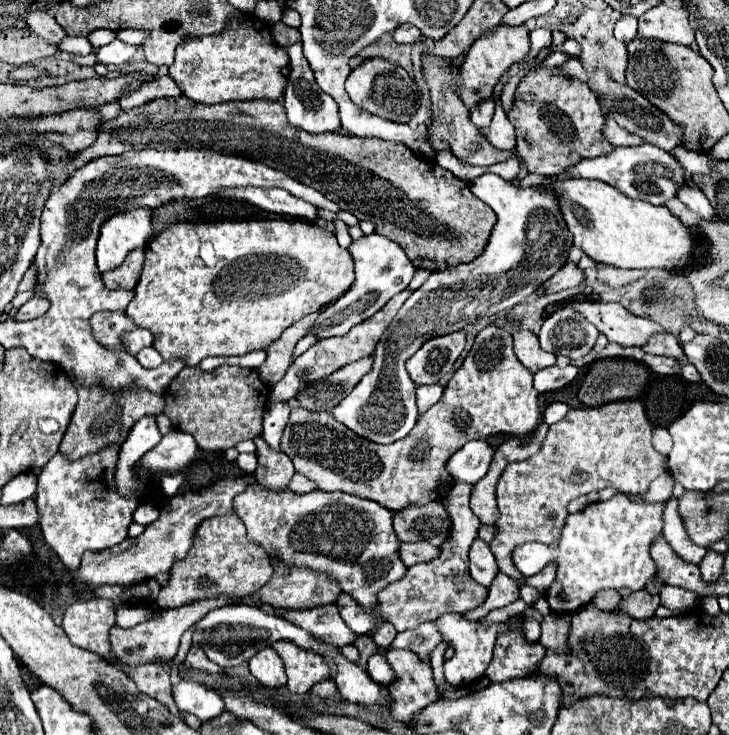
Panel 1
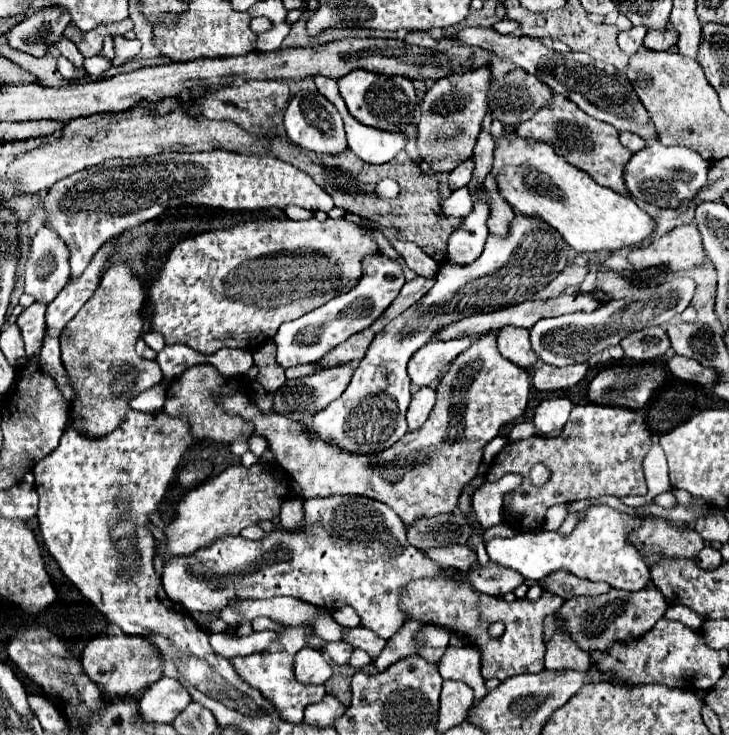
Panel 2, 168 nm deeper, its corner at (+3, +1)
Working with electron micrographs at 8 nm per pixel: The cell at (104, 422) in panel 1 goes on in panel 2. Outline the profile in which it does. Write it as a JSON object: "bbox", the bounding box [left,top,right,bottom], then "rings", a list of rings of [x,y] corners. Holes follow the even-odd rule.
{"bbox":[61,263,163,437],"rings":[[[113,263],[105,271],[97,291],[61,333],[63,365],[77,393],[69,427],[83,435],[101,437],[117,429],[129,411],[129,401],[163,379],[157,361],[147,361],[135,353],[135,343],[143,327],[141,305],[143,291],[129,263]]]}

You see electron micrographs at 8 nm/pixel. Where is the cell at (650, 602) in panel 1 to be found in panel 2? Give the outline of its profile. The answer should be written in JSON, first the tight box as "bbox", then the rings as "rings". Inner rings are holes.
{"bbox":[557,587,667,653],"rings":[[[647,587],[641,591],[621,591],[611,589],[603,595],[595,597],[573,597],[563,603],[557,617],[565,623],[571,639],[585,651],[585,653],[605,653],[609,647],[617,643],[629,643],[645,635],[659,619],[665,617],[667,601],[655,587]]]}

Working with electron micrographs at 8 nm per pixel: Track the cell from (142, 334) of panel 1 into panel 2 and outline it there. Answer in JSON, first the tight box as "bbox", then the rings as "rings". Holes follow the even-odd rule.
{"bbox":[143,331,165,351],"rings":[[[151,331],[151,333],[143,335],[143,339],[145,339],[145,343],[147,343],[153,351],[161,351],[161,349],[165,347],[165,339],[163,339],[163,335],[157,333],[157,331]]]}

